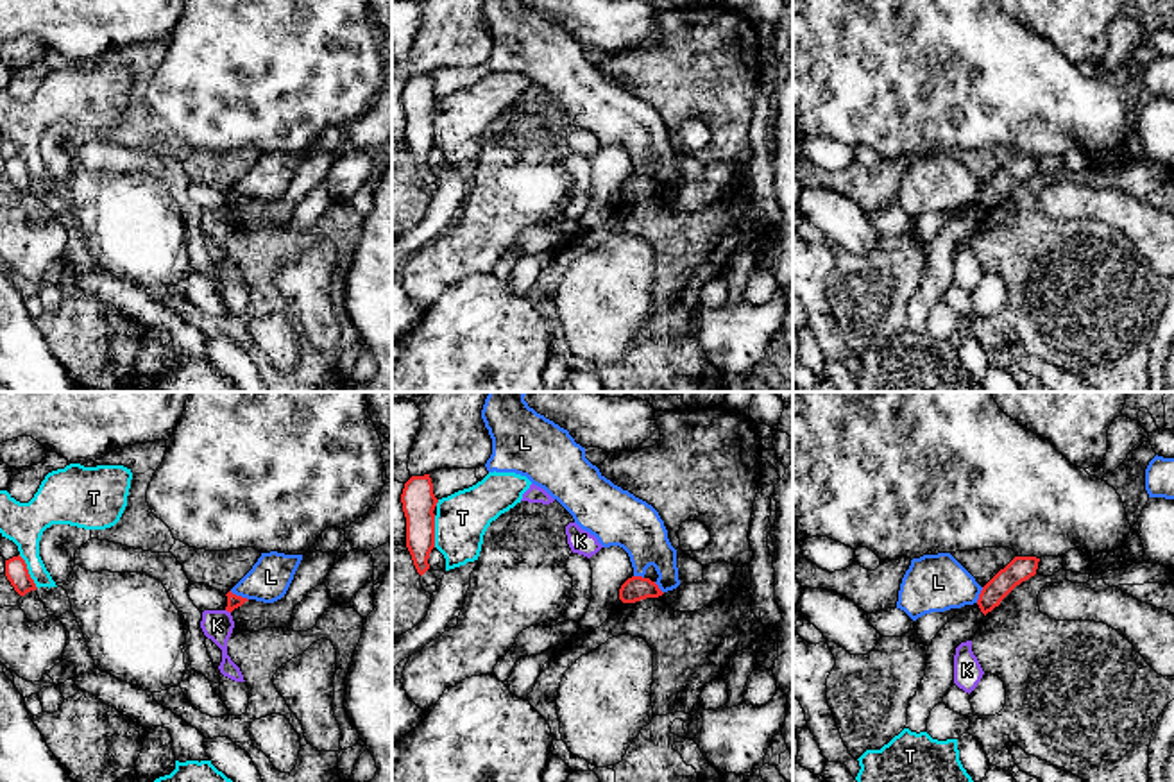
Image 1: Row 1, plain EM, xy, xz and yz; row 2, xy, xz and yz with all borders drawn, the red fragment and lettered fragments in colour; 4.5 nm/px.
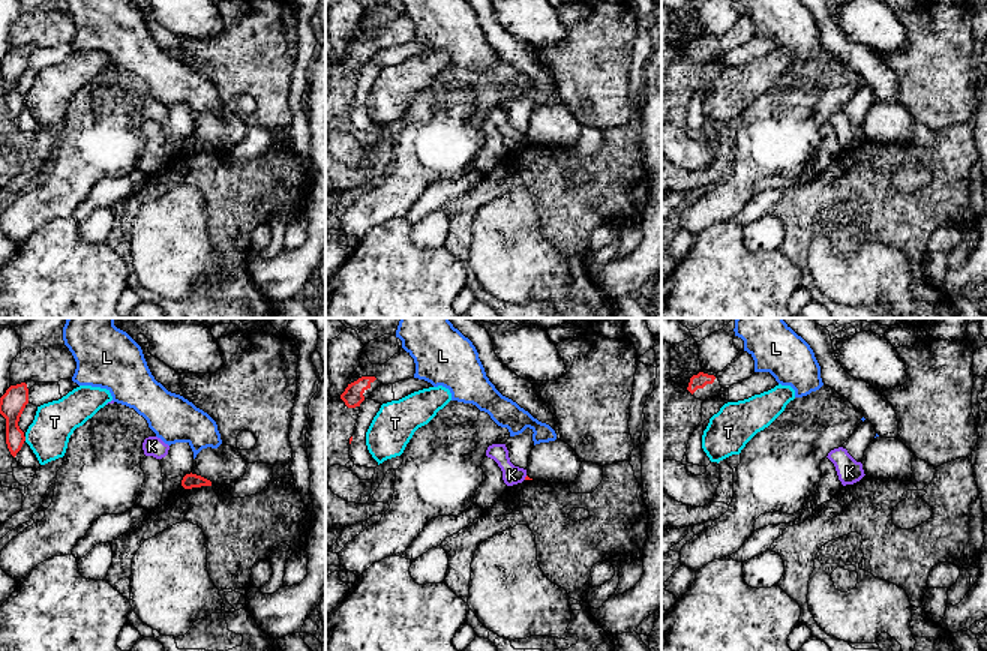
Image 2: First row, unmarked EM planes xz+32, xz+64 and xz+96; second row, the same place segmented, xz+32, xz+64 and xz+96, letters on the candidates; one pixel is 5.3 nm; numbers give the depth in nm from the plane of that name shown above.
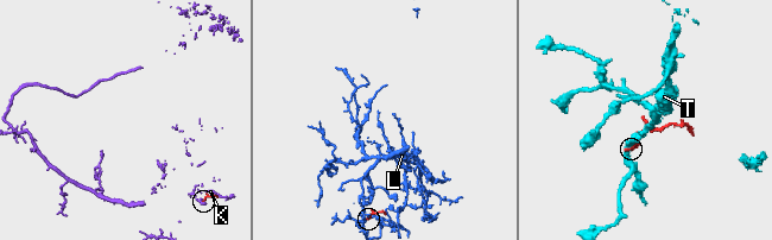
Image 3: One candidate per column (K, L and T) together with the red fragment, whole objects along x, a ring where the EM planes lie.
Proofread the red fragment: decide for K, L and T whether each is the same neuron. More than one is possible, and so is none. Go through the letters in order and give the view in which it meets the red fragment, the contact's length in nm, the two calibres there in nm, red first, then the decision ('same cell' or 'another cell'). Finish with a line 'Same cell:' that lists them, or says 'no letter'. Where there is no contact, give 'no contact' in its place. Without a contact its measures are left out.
K: xy | 30 nm | 60/140 nm | another cell
L: xy | 100 nm | 60/190 nm | another cell
T: xy | 180 nm | 100/190 nm | another cell
Same cell: no letter

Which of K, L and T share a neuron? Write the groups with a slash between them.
K / L / T

